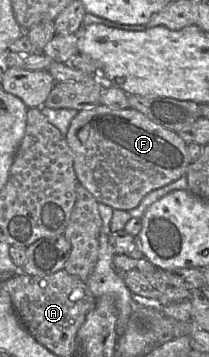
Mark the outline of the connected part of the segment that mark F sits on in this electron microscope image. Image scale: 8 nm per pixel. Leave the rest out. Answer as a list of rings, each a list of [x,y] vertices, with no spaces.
[[[98,105],[81,110],[71,121],[65,139],[72,154],[73,169],[78,182],[98,203],[106,204],[113,209],[129,211],[136,208],[151,191],[185,176],[191,163],[187,144],[175,131],[156,124],[141,112],[131,108],[113,109]]]

